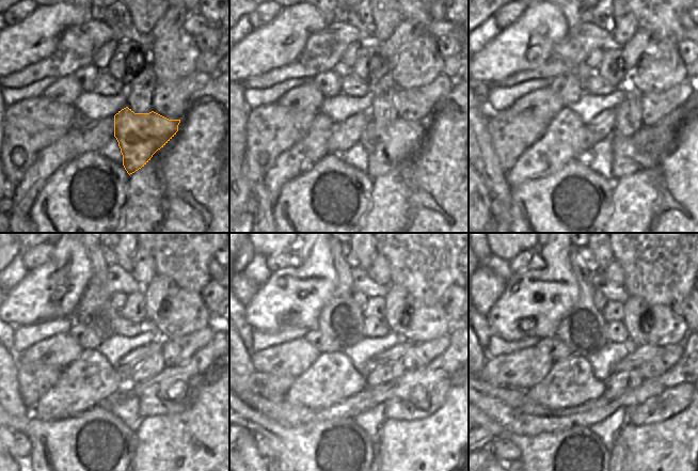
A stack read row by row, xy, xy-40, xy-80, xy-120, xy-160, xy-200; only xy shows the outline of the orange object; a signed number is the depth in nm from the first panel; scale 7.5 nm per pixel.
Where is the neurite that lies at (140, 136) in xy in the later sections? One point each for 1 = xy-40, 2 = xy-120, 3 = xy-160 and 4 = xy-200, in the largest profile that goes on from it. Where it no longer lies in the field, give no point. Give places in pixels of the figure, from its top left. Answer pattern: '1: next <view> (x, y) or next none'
1: next xy-40 (386, 147)
2: next xy-120 (159, 396)
3: next xy-160 (426, 401)
4: next xy-200 (672, 401)

